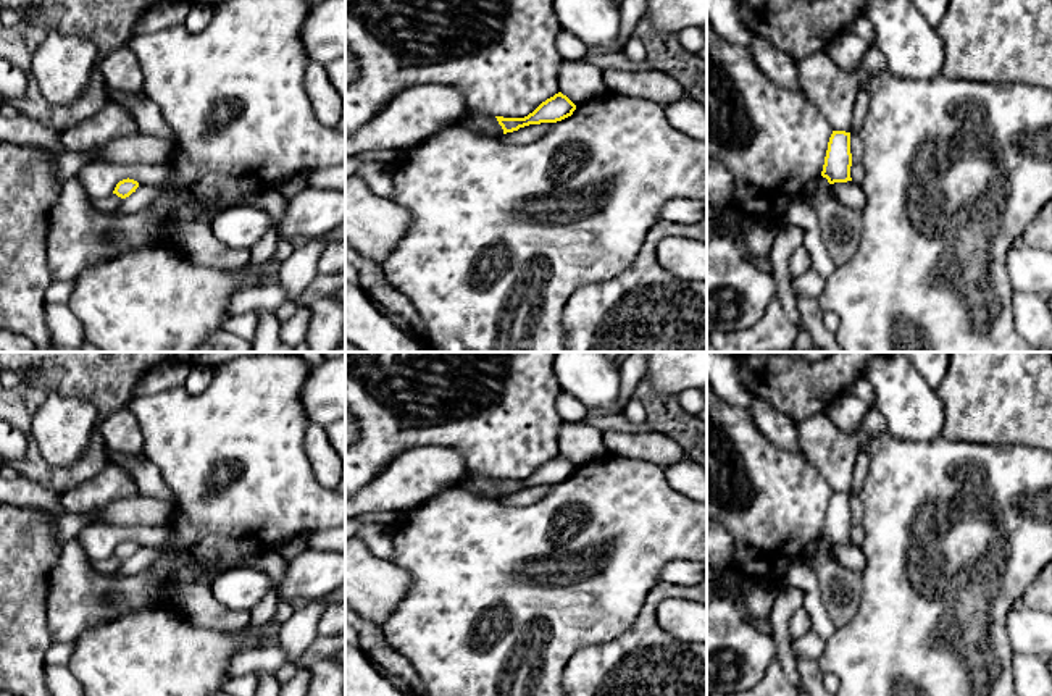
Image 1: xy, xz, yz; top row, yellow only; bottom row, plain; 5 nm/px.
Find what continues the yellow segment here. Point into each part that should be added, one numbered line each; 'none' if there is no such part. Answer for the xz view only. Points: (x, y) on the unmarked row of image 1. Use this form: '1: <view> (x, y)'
none

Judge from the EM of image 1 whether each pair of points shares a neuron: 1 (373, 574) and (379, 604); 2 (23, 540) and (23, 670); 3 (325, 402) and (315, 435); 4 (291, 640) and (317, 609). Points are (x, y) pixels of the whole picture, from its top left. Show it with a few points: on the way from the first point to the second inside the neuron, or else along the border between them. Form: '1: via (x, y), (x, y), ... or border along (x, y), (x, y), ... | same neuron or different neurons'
1: via (373, 582), (375, 596) | same neuron
2: via (23, 572), (23, 638) | same neuron
3: border along (312, 423), (320, 423), (325, 428) | different neurons
4: via (299, 632), (308, 617) | same neuron

